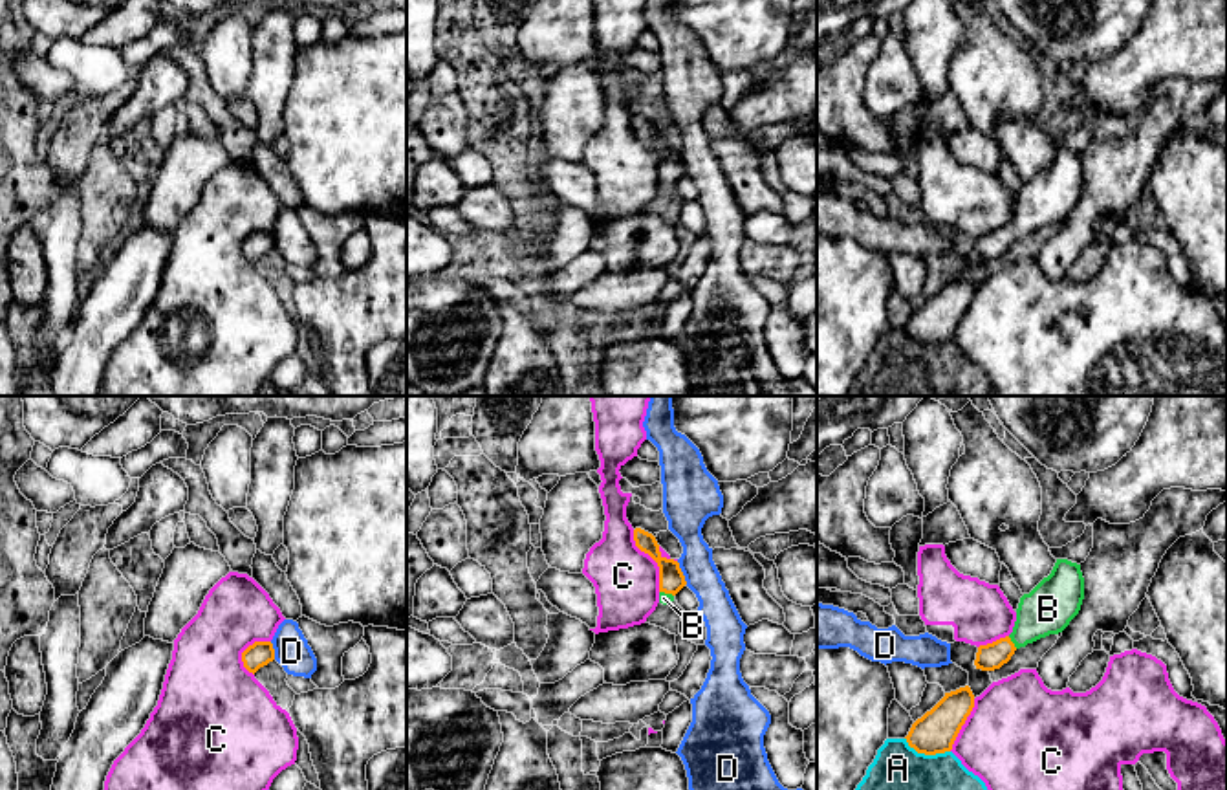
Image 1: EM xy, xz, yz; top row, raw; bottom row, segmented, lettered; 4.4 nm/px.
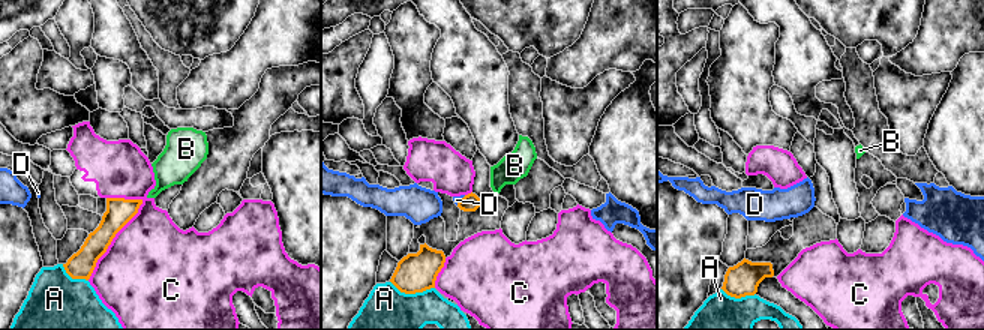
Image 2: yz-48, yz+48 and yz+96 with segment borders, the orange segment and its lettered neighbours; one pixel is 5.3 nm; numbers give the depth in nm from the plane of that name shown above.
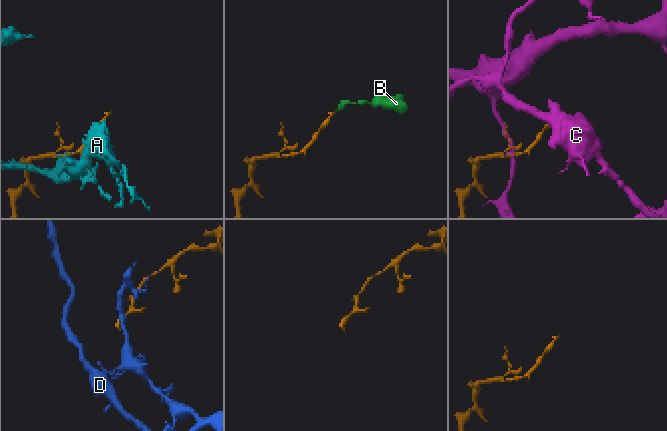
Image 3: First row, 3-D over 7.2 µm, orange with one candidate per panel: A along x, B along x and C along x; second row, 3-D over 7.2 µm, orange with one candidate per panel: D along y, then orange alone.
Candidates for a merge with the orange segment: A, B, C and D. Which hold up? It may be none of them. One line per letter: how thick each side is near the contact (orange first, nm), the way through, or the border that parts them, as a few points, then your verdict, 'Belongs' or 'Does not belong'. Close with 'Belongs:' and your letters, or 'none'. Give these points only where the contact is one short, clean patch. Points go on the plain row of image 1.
A: Thickness 180 nm (orange) against 480 nm. Does not belong
B: Thickness 120 nm (orange) against 220 nm. Path across: yz (989, 246), (1011, 231), (1048, 198). Belongs
C: Thickness 110 nm (orange) against 280 nm. Does not belong
D: Thickness 110 nm (orange) against 170 nm. Boundary: xz (676, 151), (687, 173). Does not belong
Belongs: B

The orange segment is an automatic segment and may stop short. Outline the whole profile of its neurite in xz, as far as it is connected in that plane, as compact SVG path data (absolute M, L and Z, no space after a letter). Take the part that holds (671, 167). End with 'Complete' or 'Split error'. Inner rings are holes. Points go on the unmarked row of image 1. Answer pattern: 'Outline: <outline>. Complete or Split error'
Outline: M641 117L634 119L635 136L648 143L659 156L659 192L670 194L674 185L687 174L679 152L659 141L656 126Z. Split error

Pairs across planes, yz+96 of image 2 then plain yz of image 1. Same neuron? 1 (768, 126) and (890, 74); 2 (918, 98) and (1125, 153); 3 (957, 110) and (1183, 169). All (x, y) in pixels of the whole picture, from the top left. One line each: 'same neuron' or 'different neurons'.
1: different neurons
2: same neuron
3: same neuron

